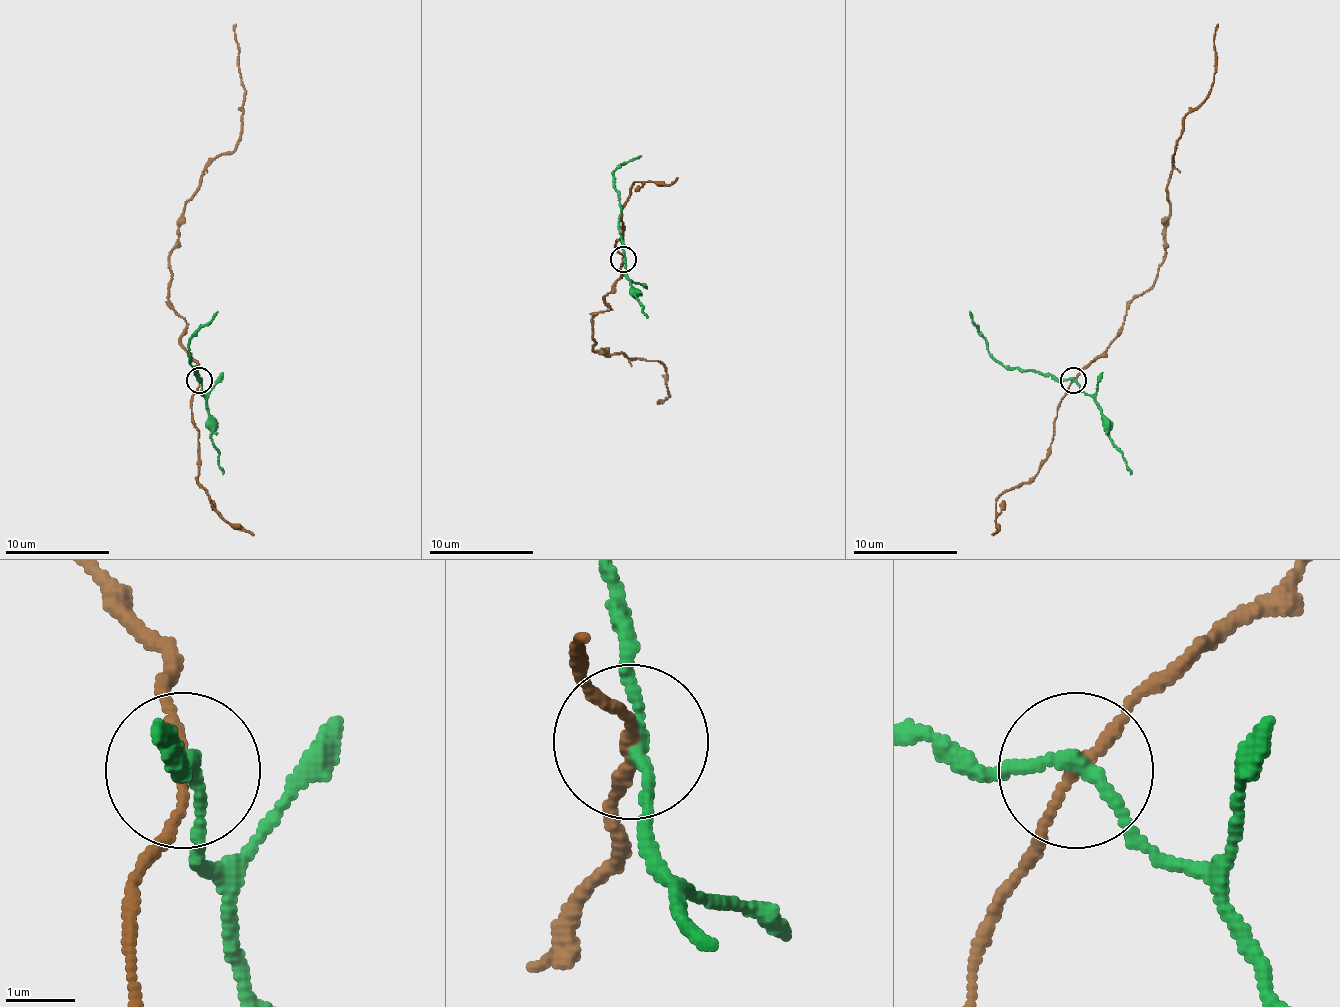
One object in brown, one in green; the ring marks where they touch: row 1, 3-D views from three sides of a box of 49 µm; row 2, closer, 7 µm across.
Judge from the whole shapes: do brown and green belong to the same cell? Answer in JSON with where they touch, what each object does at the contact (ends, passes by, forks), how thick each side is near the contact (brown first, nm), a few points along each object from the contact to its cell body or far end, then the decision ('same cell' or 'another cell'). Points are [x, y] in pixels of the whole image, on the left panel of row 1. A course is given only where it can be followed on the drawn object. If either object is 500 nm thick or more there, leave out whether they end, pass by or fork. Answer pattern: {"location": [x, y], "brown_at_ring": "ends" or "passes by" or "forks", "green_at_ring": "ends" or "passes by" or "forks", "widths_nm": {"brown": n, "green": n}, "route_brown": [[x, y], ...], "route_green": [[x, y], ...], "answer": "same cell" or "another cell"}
{"location": [199, 380], "brown_at_ring": "passes by", "green_at_ring": "passes by", "widths_nm": {"brown": 160, "green": 170}, "route_brown": [[198, 381], [180, 344], [185, 323], [167, 300], [170, 261], [201, 172], [240, 135], [245, 91], [235, 23]], "route_green": [[198, 381], [188, 352], [188, 342], [217, 310]], "answer": "another cell"}

